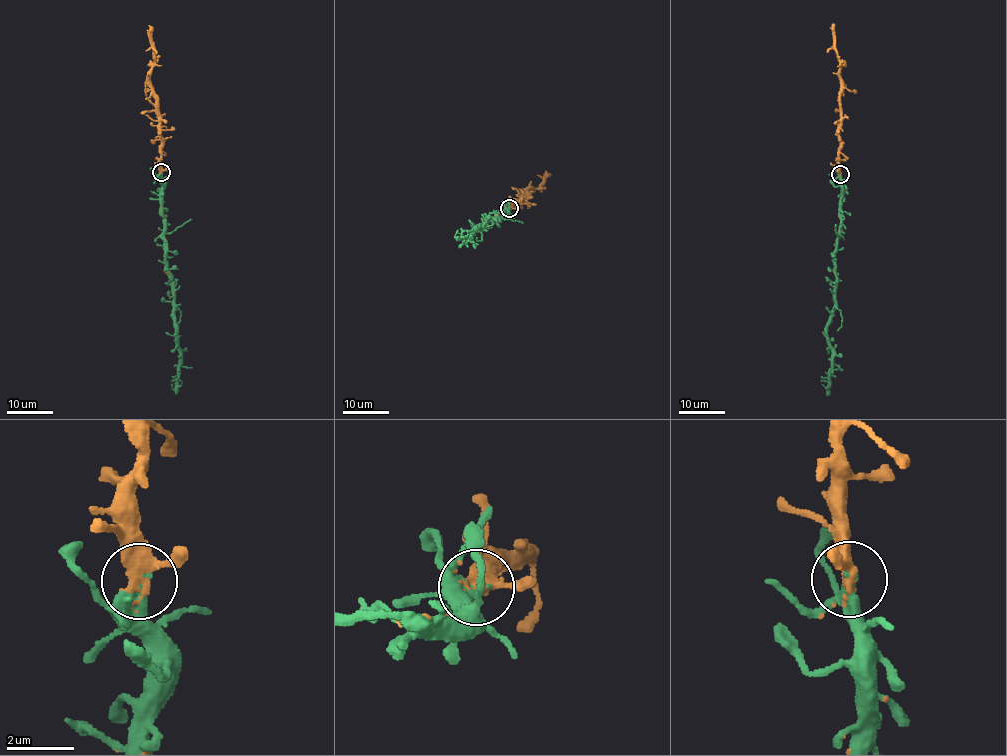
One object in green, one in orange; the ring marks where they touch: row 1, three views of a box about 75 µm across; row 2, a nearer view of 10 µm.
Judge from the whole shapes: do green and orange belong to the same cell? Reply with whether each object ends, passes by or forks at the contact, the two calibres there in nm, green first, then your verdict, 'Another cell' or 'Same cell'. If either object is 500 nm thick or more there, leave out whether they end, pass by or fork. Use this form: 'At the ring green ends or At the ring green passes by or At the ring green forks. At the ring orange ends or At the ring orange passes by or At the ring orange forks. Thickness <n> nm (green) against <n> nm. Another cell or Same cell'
At the ring green forks. At the ring orange passes by. Thickness 240 nm (green) against 360 nm. Same cell

